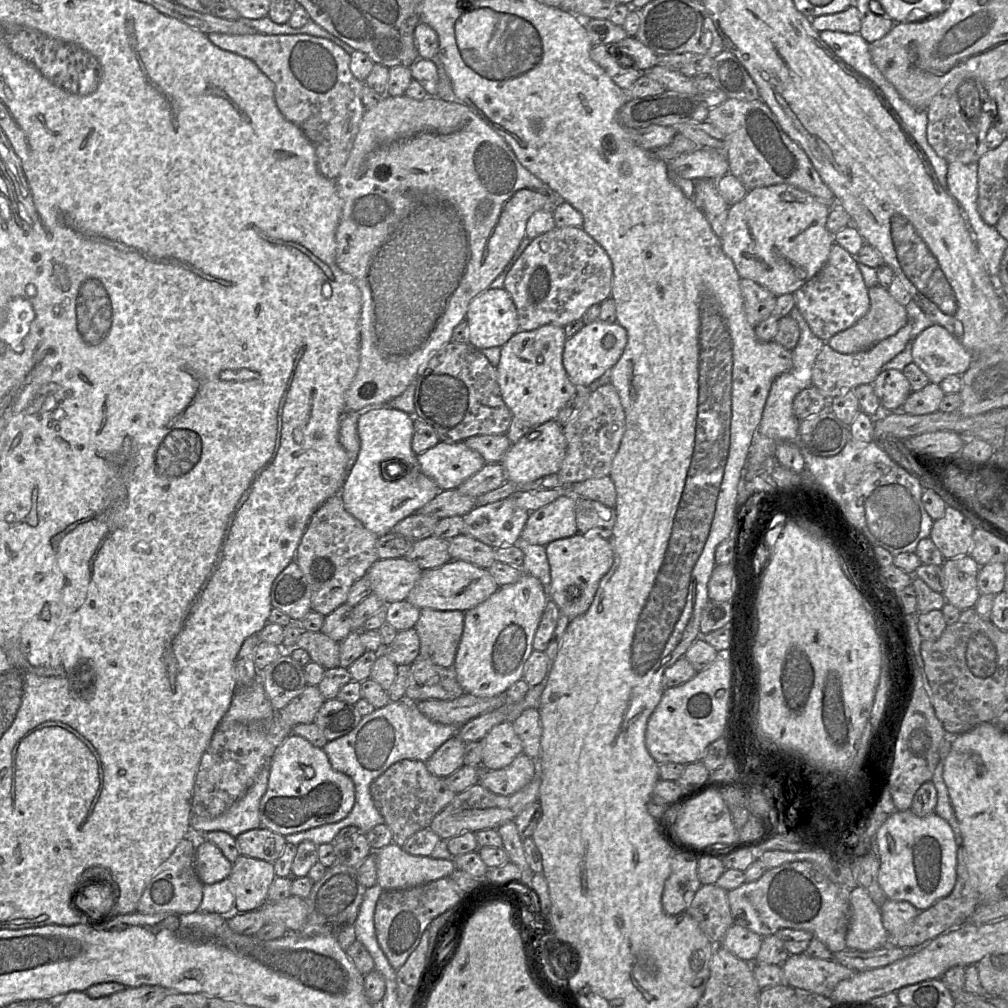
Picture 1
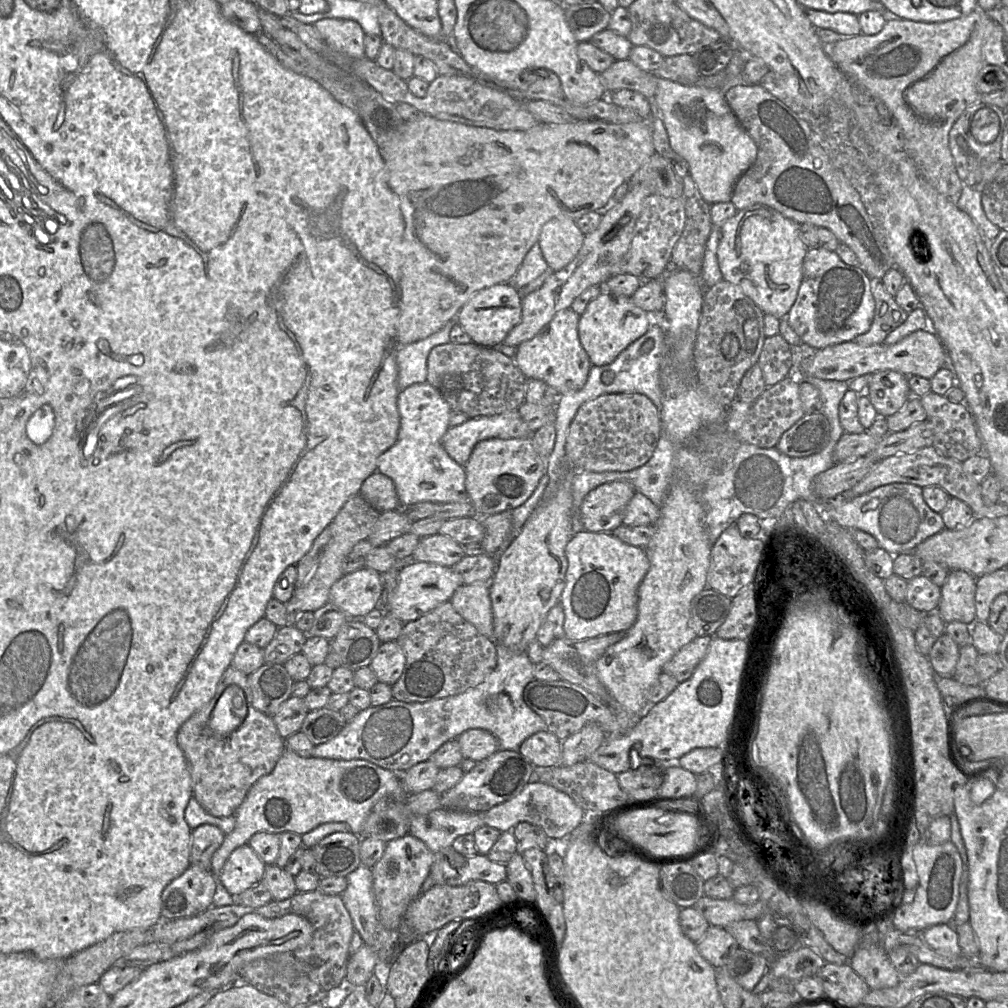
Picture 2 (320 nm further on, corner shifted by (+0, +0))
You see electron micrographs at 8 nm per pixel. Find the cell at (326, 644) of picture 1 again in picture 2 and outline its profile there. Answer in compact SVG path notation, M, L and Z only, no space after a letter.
M294 624L278 628L274 638L264 648L266 663L284 664L291 656L301 653L307 638Z

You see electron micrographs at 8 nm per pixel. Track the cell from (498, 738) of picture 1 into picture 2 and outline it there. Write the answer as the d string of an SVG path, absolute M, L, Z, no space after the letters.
M468 729L457 738L463 758L479 762L498 751L497 738L484 729Z

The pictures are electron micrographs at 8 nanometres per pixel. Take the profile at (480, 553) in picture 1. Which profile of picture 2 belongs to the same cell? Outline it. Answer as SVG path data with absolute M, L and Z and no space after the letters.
M437 533L421 538L410 560L452 568L464 556L462 545L448 536Z

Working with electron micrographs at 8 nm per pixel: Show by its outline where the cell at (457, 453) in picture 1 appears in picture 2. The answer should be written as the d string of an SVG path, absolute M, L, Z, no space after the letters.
M518 409L493 416L468 419L461 425L450 427L442 438L442 446L448 455L460 466L465 467L477 443L487 439L532 438L532 432L521 418Z

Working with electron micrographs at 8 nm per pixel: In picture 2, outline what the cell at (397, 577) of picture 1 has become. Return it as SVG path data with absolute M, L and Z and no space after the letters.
M362 569L343 575L330 588L329 602L349 618L362 619L380 607L381 574L374 569Z

